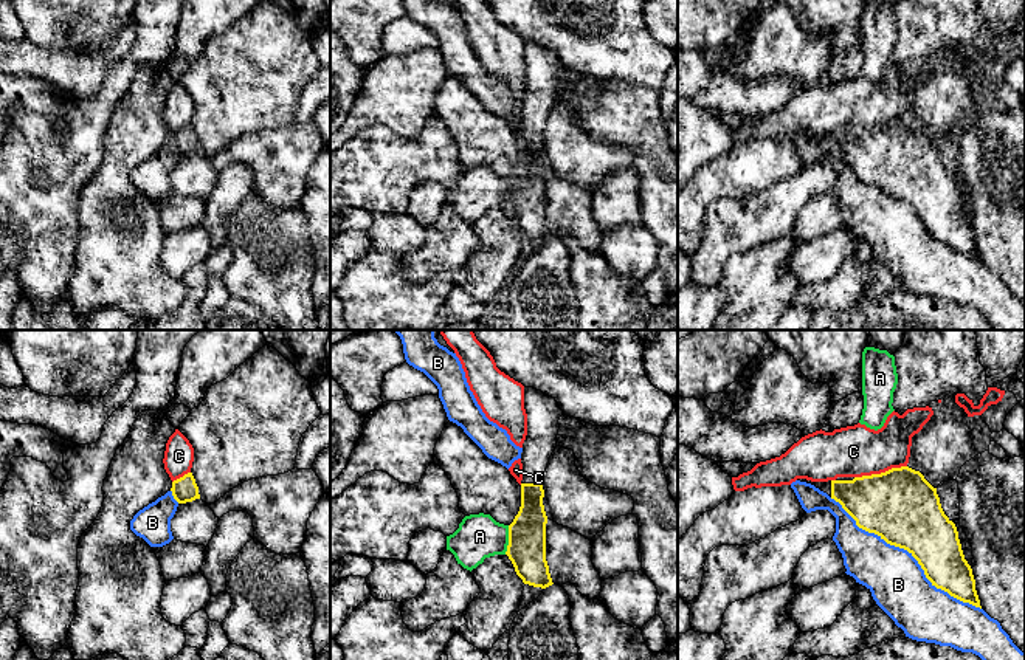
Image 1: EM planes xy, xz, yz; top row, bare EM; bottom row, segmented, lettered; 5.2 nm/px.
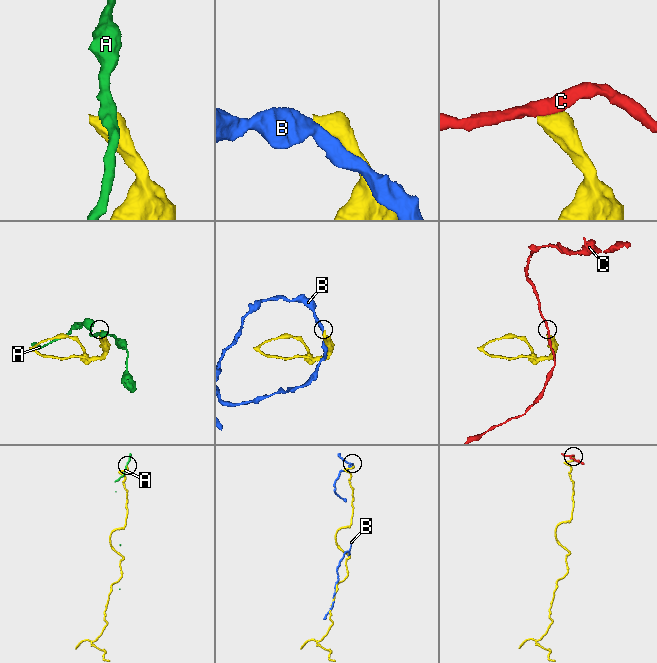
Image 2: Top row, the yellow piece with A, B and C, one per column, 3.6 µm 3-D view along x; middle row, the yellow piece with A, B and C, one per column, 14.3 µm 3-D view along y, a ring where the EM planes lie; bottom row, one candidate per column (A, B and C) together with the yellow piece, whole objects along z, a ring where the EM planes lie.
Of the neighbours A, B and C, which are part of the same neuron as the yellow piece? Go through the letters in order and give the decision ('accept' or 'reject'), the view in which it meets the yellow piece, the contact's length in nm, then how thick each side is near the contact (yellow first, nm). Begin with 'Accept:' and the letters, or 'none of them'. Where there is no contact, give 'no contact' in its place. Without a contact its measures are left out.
Accept: none of them
A: reject | xz | 150 nm | 200/240 nm
B: reject | yz | 950 nm | 380/300 nm
C: reject | yz | 280 nm | 380/260 nm

